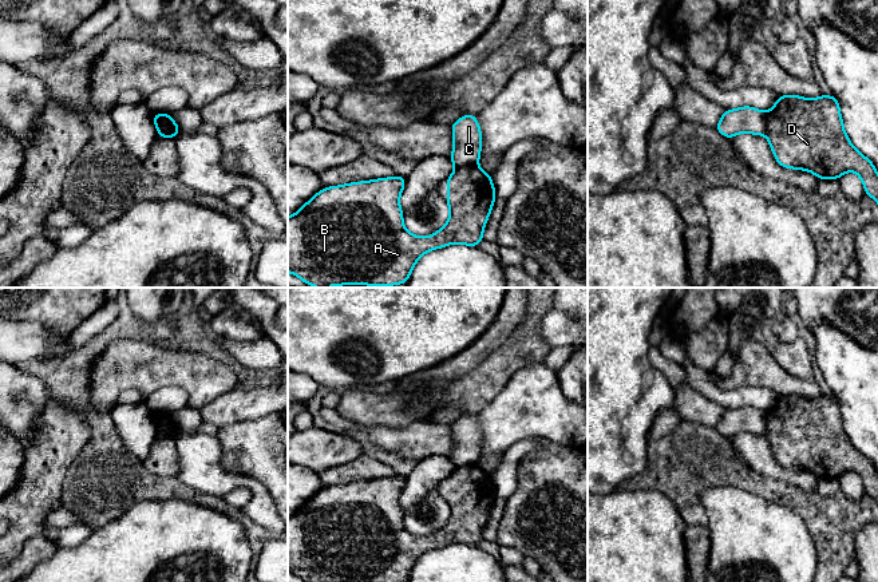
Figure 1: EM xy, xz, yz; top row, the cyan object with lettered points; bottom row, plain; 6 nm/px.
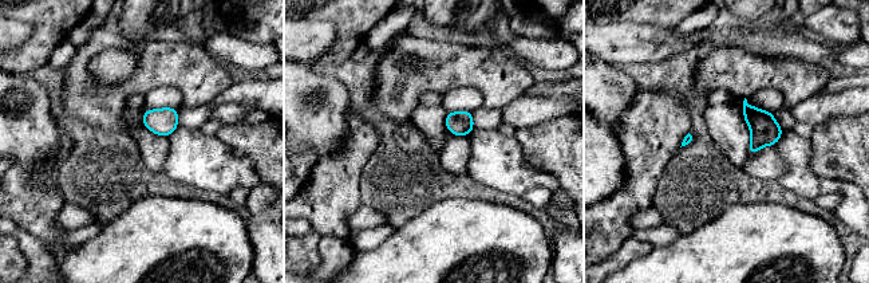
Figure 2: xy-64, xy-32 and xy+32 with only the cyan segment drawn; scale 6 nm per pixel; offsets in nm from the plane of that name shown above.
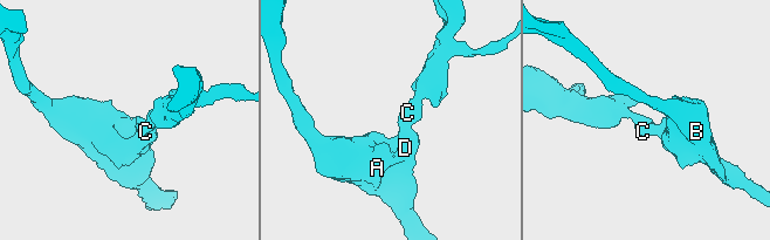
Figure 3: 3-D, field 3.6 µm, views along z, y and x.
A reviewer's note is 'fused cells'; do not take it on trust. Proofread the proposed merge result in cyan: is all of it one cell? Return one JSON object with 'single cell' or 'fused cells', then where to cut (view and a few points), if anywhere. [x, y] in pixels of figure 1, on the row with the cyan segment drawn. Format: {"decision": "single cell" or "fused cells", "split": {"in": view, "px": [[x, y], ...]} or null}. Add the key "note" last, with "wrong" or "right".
{"decision": "fused cells", "split": {"in": "xz", "px": [[475, 163], [459, 163], [457, 166]]}, "note": "right"}

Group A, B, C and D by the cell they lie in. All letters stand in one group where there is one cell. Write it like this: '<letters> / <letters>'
A B D / C

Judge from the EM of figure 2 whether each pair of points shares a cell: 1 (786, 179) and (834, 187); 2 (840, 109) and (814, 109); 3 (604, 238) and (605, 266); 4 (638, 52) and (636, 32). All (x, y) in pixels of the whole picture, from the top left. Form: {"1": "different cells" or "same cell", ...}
{"1": "same cell", "2": "same cell", "3": "different cells", "4": "same cell"}

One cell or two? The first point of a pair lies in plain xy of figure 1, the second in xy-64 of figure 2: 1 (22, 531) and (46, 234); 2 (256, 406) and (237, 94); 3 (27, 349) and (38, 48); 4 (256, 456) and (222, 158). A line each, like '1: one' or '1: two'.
1: one
2: two
3: two
4: two

